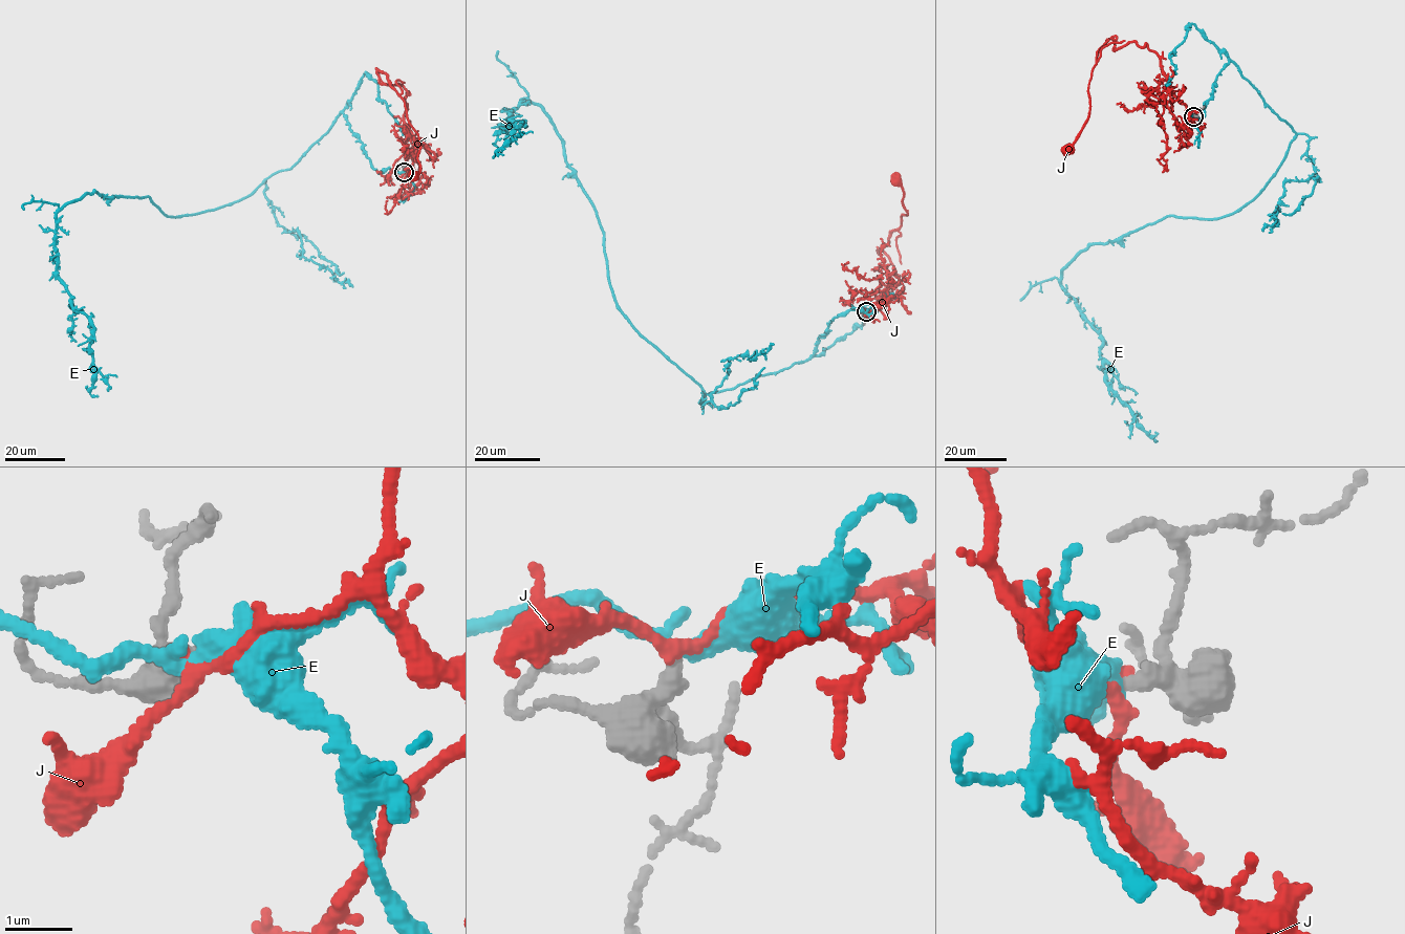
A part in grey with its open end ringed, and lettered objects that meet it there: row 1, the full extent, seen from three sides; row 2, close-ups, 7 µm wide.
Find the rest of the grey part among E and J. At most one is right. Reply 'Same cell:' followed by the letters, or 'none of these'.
Same cell: J

